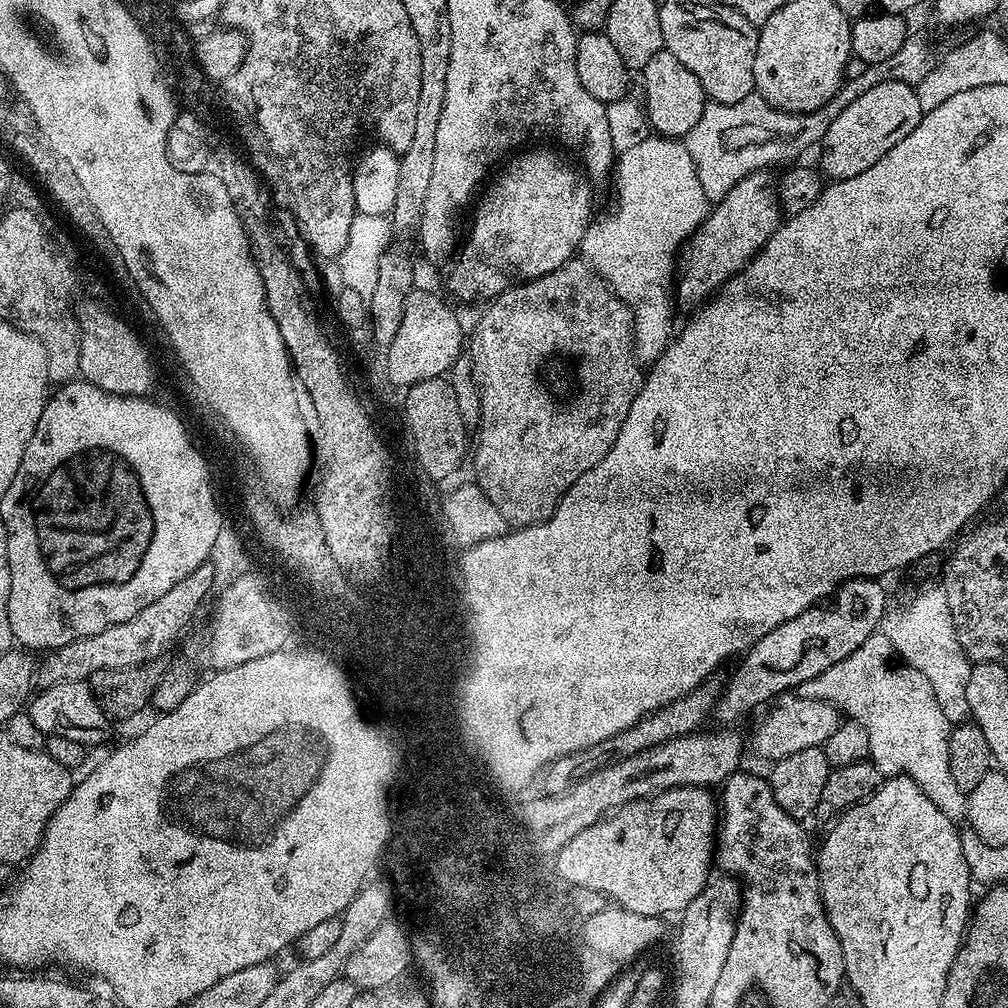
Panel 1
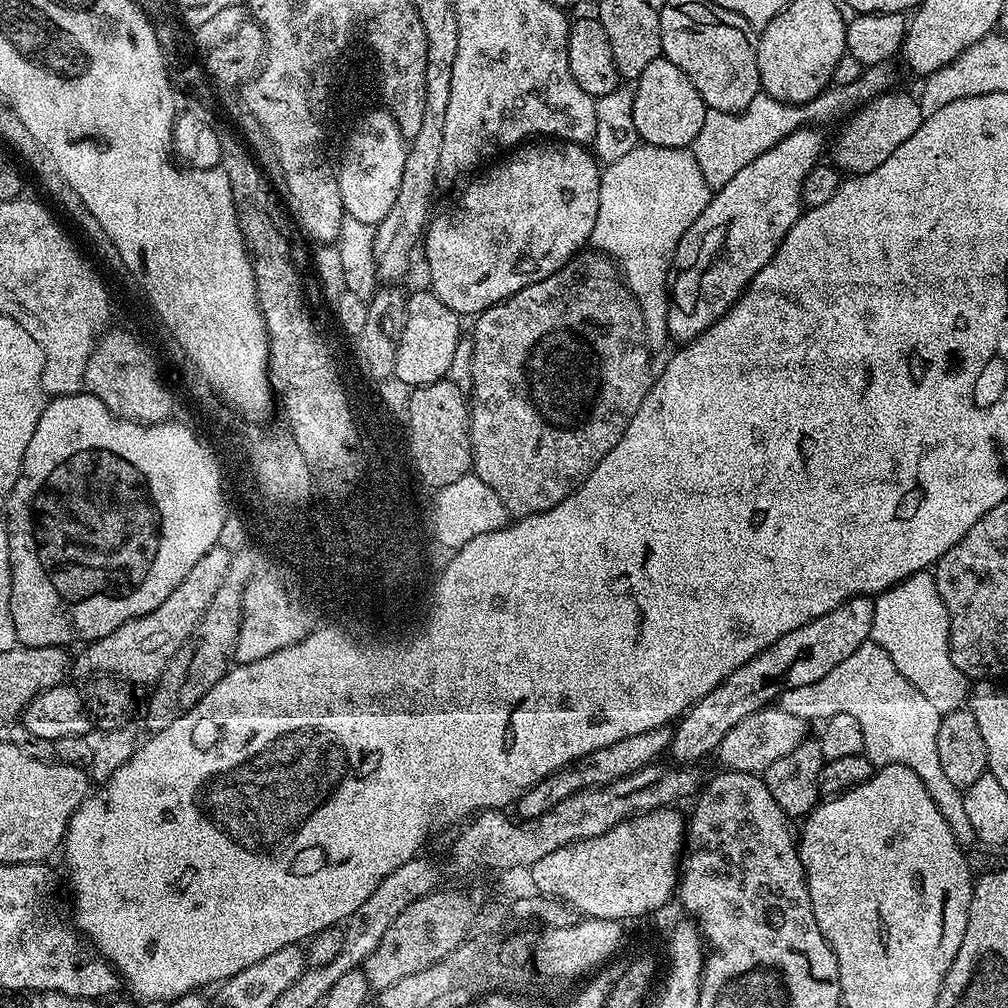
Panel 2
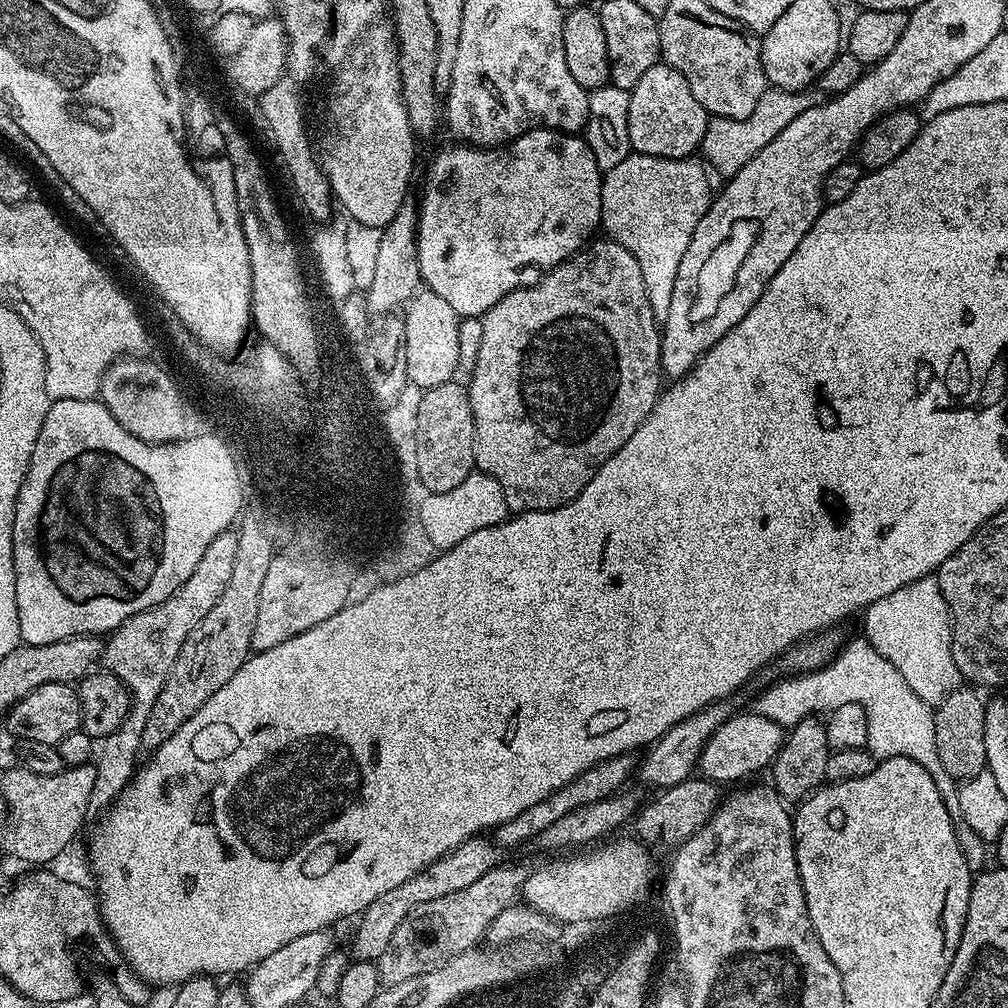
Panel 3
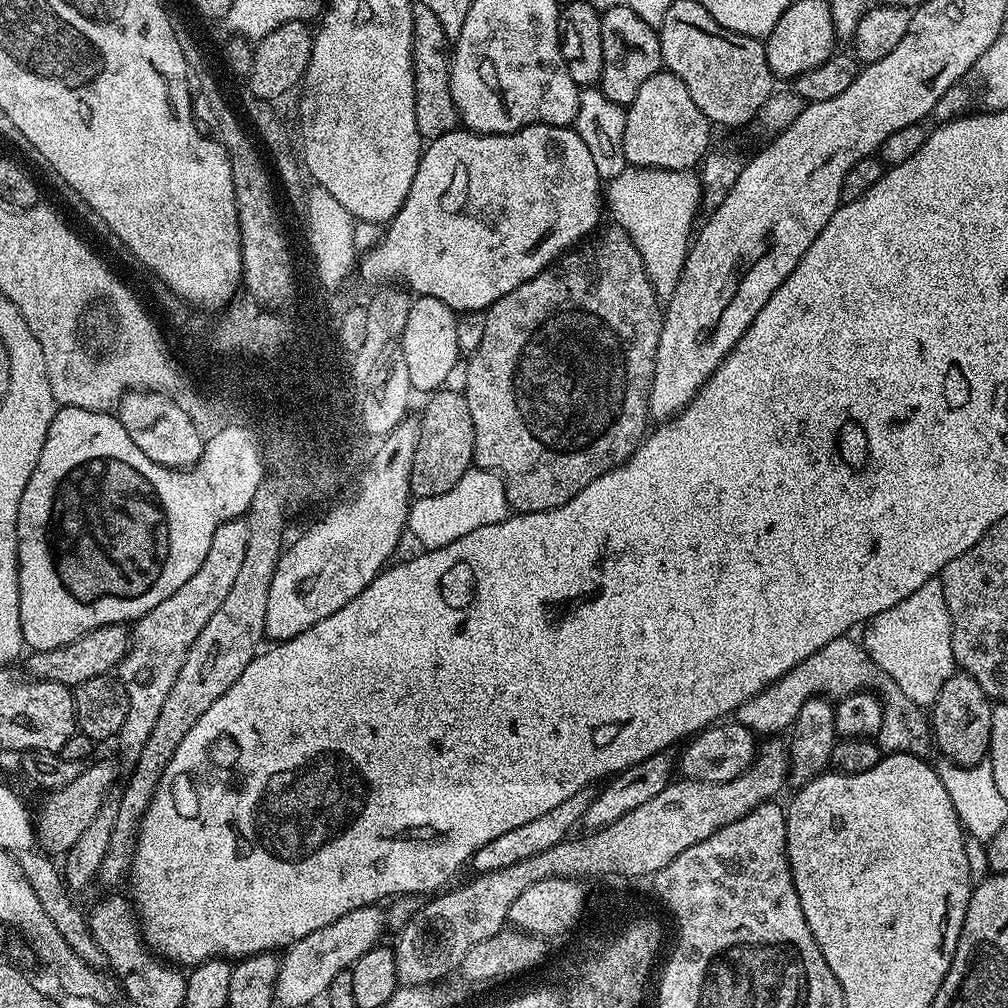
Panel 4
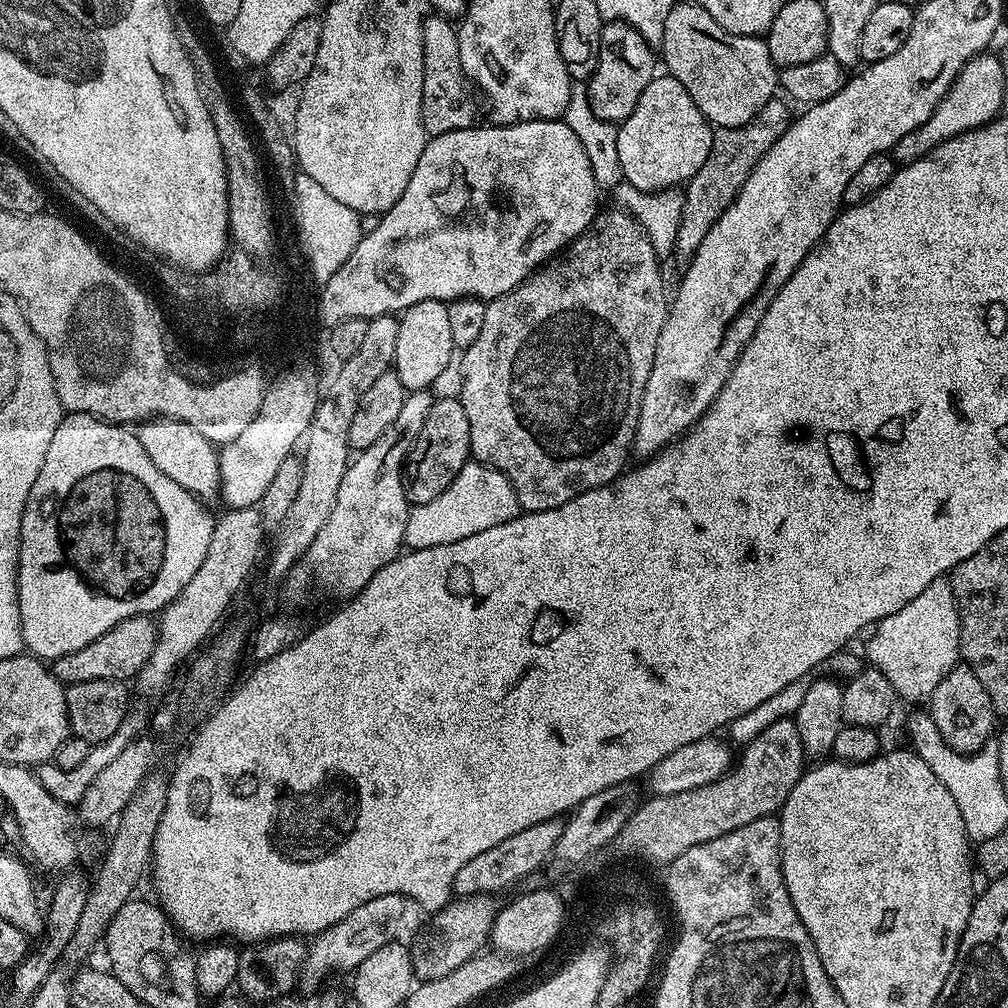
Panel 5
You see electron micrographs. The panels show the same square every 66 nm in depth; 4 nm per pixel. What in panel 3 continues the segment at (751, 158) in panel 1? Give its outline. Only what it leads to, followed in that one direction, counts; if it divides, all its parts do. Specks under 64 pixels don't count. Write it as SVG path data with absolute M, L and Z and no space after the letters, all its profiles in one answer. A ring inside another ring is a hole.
M769 86L765 88L762 98L758 98L758 106L754 106L754 114L741 120L727 120L721 116L709 119L702 145L702 153L704 152L705 156L703 159L707 167L713 173L721 172L721 177L724 178L742 170L742 166L746 166L746 162L750 162L750 158L754 158L754 154L758 154L762 146L774 142L774 138L778 138L778 134L782 134L782 130L786 130L786 126L790 126L790 122L794 122L798 114L825 102L825 94L816 91L791 92Z

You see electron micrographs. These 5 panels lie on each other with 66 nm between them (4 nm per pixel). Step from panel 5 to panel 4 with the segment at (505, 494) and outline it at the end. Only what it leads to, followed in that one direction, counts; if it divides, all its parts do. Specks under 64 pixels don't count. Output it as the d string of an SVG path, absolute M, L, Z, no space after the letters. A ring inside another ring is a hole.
M473 466L446 494L413 499L408 509L407 531L421 544L421 549L441 548L450 546L450 542L462 538L470 530L478 530L478 526L505 520L508 515L508 499L500 477Z

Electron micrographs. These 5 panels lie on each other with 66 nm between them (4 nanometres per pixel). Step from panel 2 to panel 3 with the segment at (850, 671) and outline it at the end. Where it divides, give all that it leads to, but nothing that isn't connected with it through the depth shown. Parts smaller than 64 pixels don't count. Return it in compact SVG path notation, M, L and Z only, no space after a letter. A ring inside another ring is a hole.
M857 638L843 645L835 657L823 668L813 672L805 672L798 676L785 676L772 684L754 704L754 710L762 718L770 718L770 722L790 730L798 722L809 719L813 714L827 714L846 702L854 702L866 710L866 718L870 726L868 735L868 751L877 761L889 760L895 756L910 758L918 762L918 766L926 766L934 778L934 786L938 786L938 794L946 802L946 810L956 825L958 850L962 850L962 858L966 858L966 866L979 874L985 871L987 860L990 860L990 848L985 840L978 838L970 826L970 822L962 820L962 806L958 806L960 789L958 781L944 772L942 758L938 758L938 746L934 738L936 729L936 713L933 705L928 704L910 686L906 686L906 678L870 646L870 642Z

